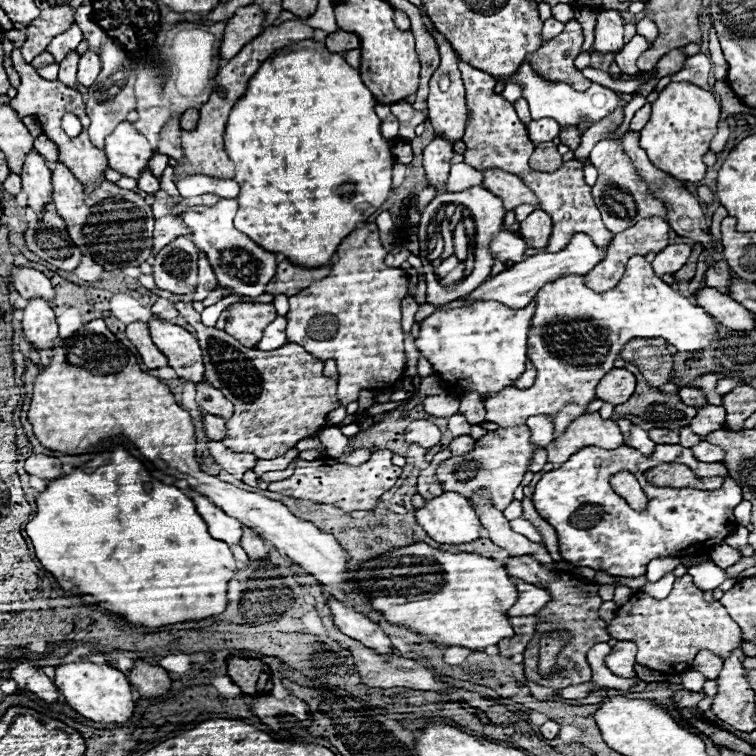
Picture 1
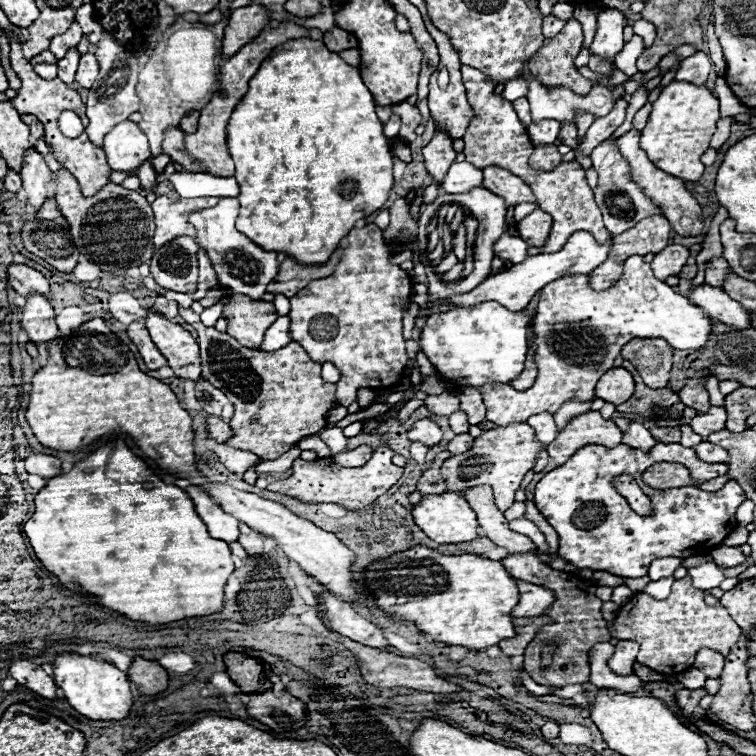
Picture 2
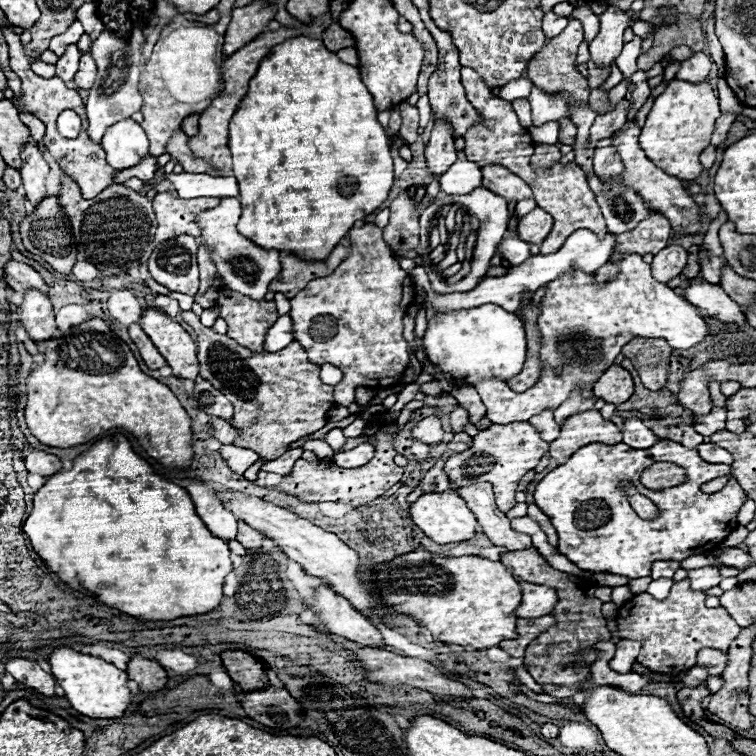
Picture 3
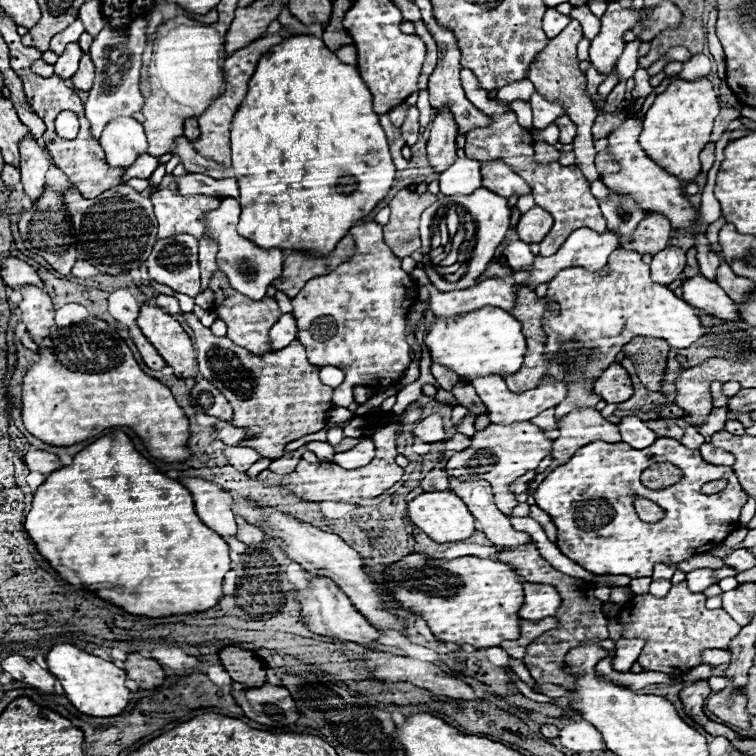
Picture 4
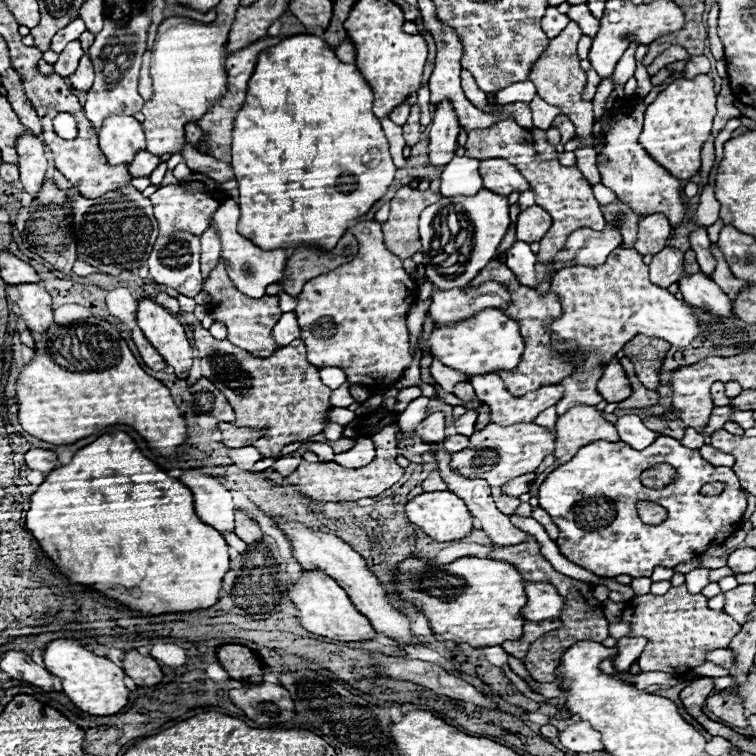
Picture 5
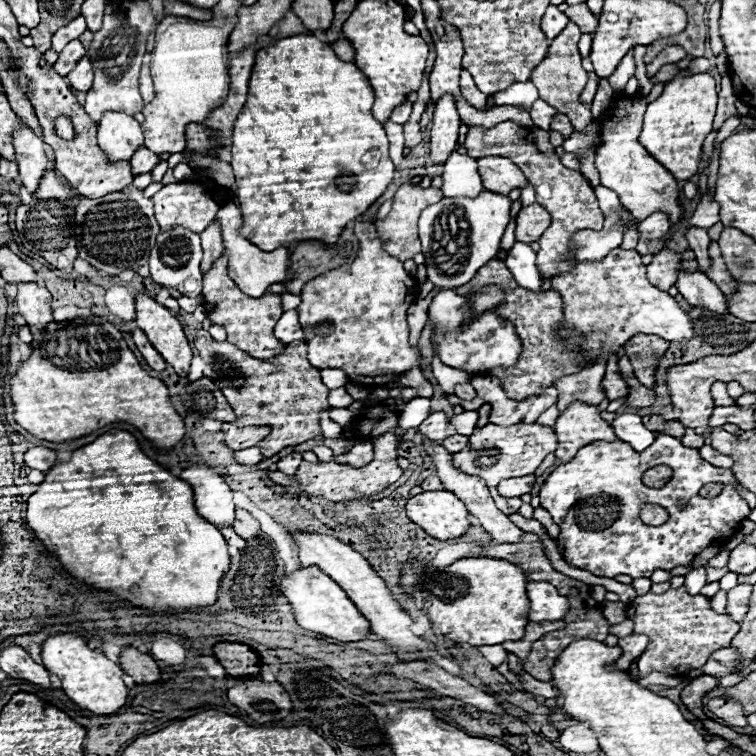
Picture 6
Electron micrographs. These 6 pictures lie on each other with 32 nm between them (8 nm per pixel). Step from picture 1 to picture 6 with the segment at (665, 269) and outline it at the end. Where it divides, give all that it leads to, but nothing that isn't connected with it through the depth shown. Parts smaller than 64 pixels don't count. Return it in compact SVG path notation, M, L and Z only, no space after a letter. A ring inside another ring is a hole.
M666 248L658 252L654 260L648 264L648 280L660 290L668 290L670 286L676 284L680 270L682 270L682 254Z

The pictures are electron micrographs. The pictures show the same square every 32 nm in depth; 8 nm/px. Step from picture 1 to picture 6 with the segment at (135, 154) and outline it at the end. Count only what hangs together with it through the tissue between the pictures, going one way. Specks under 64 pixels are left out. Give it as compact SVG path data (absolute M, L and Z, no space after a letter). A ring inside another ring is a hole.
M106 112L98 126L98 144L110 162L132 160L132 152L144 146L144 134L132 116L122 112Z

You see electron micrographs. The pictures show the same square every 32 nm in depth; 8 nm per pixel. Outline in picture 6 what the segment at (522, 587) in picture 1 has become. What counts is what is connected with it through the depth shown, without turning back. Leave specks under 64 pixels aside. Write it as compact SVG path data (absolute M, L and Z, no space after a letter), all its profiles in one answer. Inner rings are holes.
M530 582L526 584L526 592L530 596L530 612L528 618L532 622L542 620L562 620L568 608L568 600L558 594L558 590L548 582Z

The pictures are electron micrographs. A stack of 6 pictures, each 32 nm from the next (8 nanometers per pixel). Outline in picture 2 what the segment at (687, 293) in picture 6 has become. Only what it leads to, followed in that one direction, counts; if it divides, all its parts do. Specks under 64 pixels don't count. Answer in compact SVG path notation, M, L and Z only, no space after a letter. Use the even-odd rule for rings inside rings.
M702 284L694 290L690 290L690 296L688 296L694 304L698 304L700 308L704 308L704 312L710 316L710 318L716 318L718 322L726 324L726 326L732 326L736 330L742 330L742 328L752 328L752 322L750 322L750 312L746 308L742 308L738 302L734 302L724 290L720 288L714 288L714 286L708 286L708 284Z

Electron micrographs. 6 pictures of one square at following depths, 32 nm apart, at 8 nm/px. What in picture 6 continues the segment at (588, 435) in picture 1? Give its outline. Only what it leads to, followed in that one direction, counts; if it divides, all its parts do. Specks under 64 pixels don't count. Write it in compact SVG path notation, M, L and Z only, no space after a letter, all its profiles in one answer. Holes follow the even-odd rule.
M574 402L558 416L554 430L558 436L558 448L554 454L562 462L572 460L578 448L596 440L618 440L612 424L600 418L598 408L580 402Z

